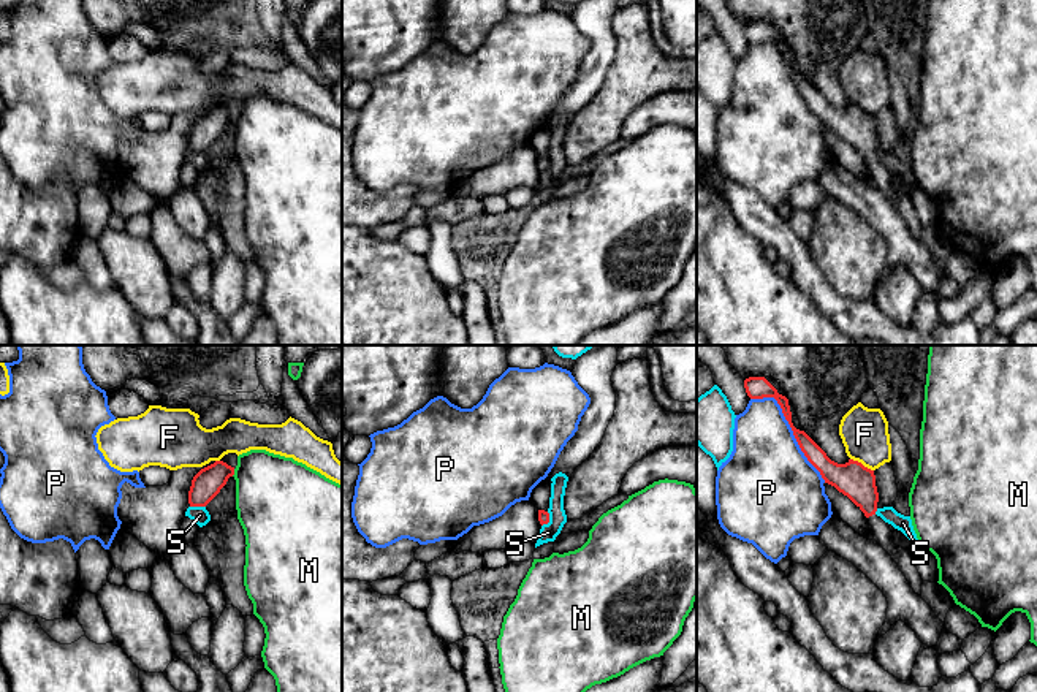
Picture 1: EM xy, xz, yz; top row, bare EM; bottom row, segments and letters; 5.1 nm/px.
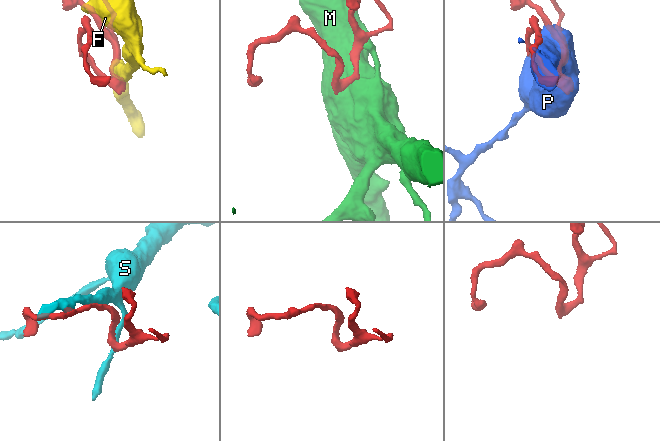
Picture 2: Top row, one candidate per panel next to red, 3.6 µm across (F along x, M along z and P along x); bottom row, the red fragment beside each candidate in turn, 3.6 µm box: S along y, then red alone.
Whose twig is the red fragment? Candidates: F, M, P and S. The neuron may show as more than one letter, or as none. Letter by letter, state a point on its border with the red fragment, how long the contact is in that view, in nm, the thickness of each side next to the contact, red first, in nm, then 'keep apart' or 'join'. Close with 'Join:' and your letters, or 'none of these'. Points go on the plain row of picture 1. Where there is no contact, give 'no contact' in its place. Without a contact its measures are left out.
F: contact yz (860, 108); length 140 nm; calibres 180 and 240 nm; keep apart
M: contact xy (233, 117); length 40 nm; calibres 150 and 420 nm; keep apart
P: contact yz (792, 75); length 550 nm; calibres 90 and 400 nm; keep apart
S: contact xy (198, 151); length 80 nm; calibres 150 and 90 nm; keep apart
Join: none of these

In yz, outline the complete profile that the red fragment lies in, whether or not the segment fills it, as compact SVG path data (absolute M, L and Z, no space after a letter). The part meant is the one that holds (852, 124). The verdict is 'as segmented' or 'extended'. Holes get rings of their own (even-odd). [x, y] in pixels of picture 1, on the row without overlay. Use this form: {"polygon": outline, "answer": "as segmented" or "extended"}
{"polygon": "M765 22L746 24L744 33L750 44L774 43L777 46L807 106L820 117L825 128L834 131L839 138L847 141L864 158L874 185L891 201L914 238L921 242L923 225L914 209L912 201L907 195L895 190L895 173L876 160L879 138L874 116L853 105L849 105L845 109L831 106L804 76L793 71L788 44L779 40Z", "answer": "extended"}

